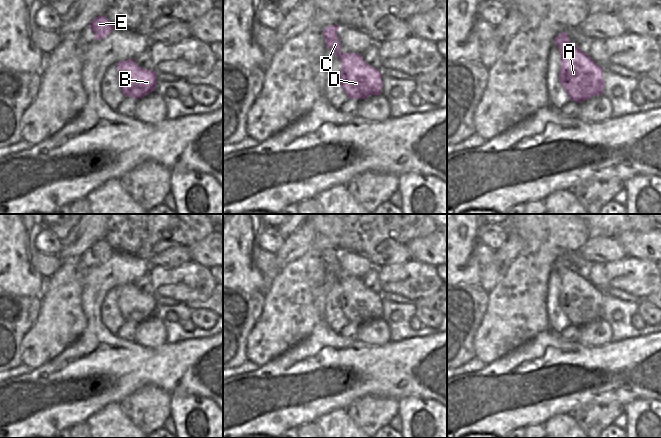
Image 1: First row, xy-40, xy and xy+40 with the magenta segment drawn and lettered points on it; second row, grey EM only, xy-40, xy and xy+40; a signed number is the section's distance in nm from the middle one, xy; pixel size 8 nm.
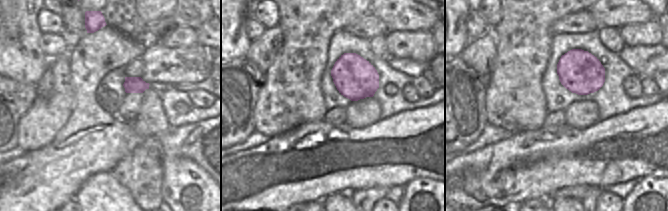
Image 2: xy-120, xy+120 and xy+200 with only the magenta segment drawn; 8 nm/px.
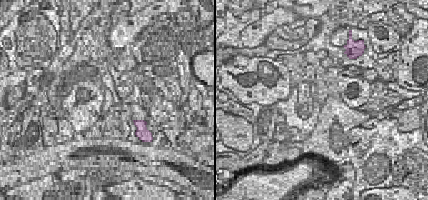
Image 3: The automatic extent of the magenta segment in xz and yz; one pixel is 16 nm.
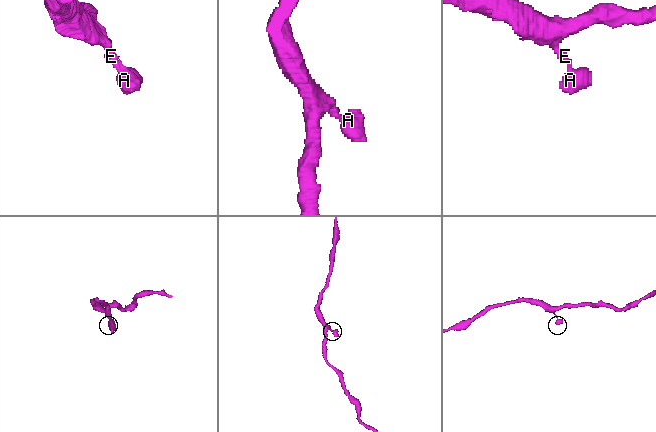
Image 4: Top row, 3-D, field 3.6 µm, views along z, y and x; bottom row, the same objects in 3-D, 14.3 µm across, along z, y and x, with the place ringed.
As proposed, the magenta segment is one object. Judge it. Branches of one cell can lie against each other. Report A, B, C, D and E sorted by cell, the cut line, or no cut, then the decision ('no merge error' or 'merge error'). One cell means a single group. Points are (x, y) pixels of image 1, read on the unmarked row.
groups A B C D E; cut none; no merge error

